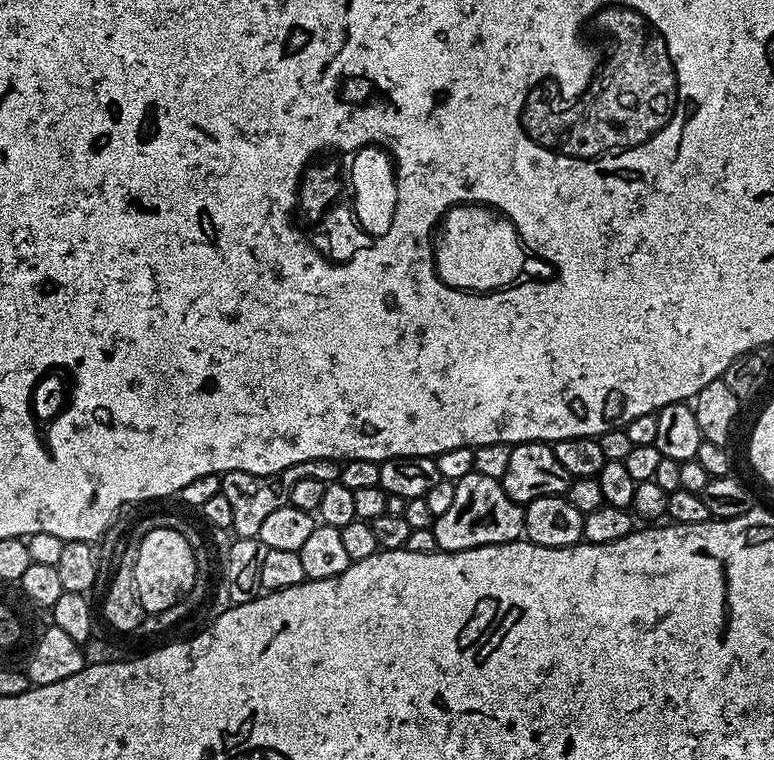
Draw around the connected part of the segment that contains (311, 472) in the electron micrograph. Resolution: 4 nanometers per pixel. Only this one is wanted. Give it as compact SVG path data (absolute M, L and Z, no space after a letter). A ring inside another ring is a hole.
M311 460L298 462L294 466L286 466L286 470L274 474L250 474L249 472L225 472L219 477L219 495L230 501L230 511L234 513L231 531L241 540L259 537L262 522L273 510L282 510L290 498L290 490L294 485L306 478L318 478L326 484L335 484L340 479L341 465L334 460Z

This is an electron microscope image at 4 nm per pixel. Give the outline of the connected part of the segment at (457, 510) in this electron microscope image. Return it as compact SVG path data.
M473 470L466 478L455 481L454 499L446 514L435 517L431 527L434 538L438 538L441 552L465 552L491 544L509 544L524 535L524 509L510 499L499 480L486 478Z

